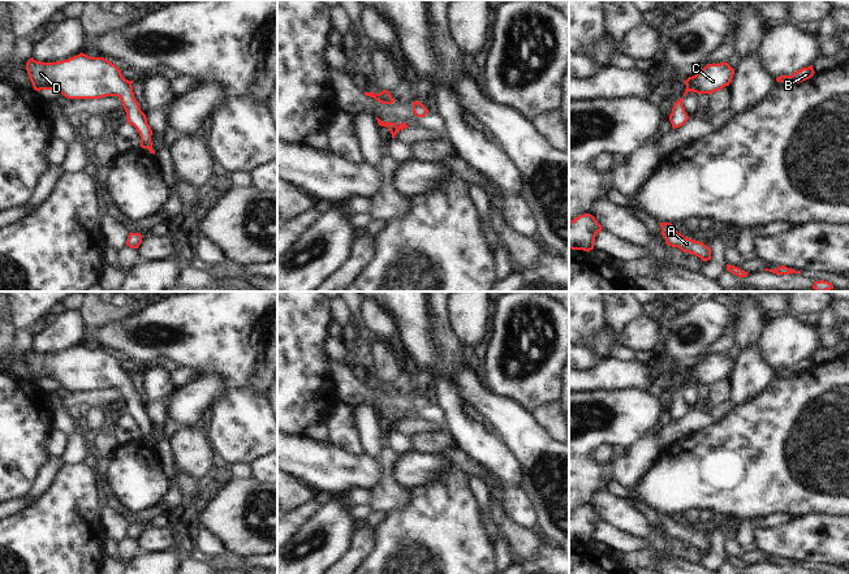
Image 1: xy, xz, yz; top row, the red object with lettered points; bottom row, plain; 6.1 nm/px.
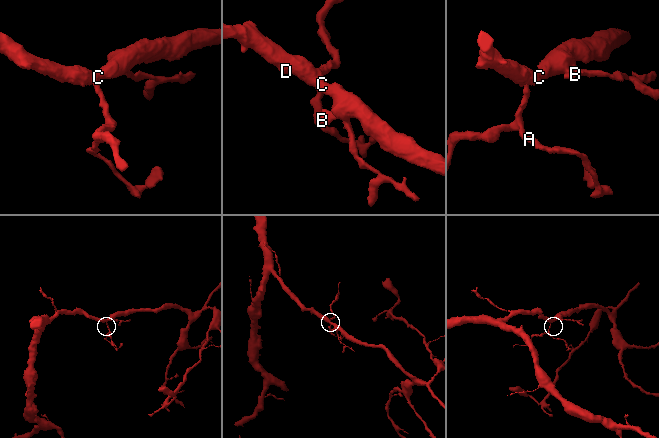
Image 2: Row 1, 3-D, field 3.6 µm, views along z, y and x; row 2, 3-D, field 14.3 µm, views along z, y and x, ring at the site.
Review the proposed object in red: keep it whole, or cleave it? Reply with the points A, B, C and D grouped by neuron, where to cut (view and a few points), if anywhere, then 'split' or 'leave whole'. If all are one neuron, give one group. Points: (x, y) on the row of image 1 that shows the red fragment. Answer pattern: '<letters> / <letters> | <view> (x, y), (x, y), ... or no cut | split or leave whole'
A B C D | no cut | leave whole

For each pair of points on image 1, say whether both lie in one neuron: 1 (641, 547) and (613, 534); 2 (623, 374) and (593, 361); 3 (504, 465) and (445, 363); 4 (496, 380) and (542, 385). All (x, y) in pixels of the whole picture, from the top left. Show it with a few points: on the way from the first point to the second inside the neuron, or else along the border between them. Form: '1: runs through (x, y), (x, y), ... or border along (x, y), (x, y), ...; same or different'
1: runs through (634, 544), (620, 540); same
2: border along (600, 361), (595, 368), (582, 372); different
3: runs through (479, 440), (457, 418), (448, 388); same
4: runs through (508, 382), (518, 385), (530, 385); same

